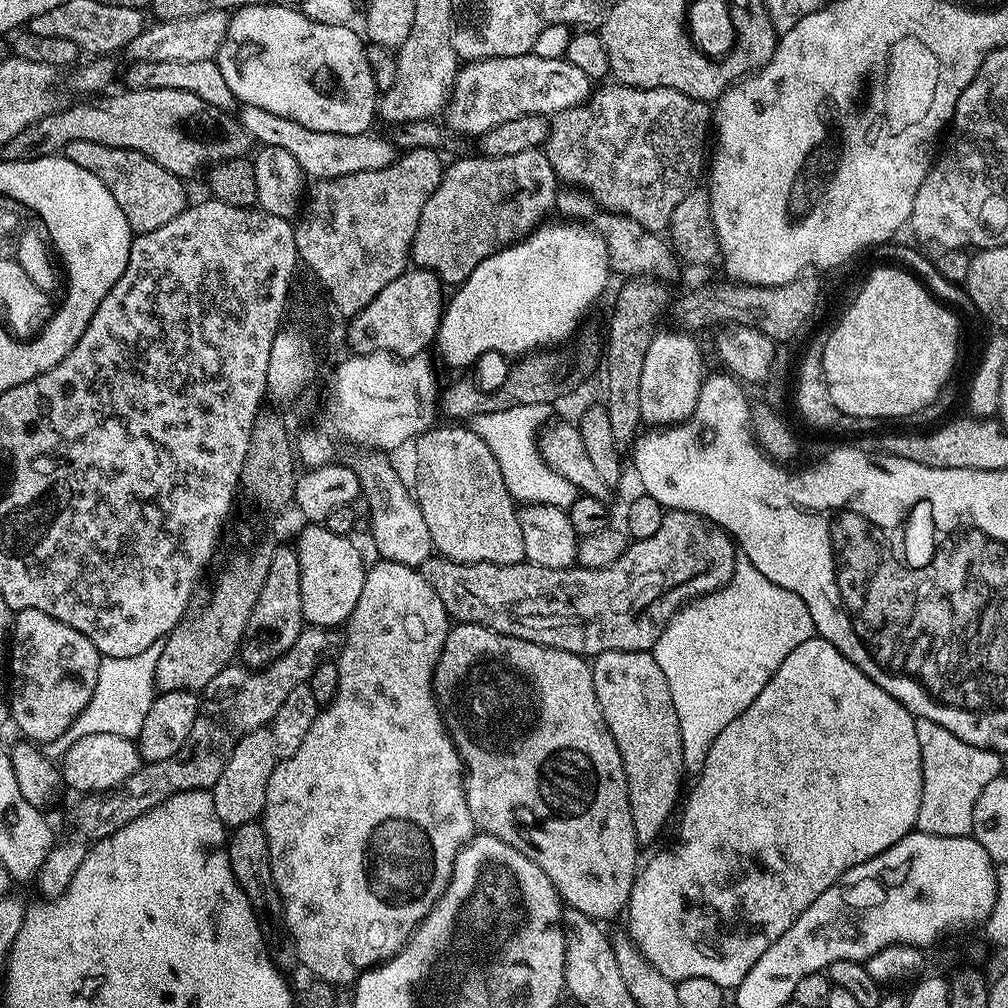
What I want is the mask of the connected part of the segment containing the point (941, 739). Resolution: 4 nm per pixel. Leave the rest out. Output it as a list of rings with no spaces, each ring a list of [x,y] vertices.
[[[917,719],[918,750],[922,750],[922,798],[918,806],[916,828],[926,834],[935,836],[972,836],[972,815],[974,802],[978,802],[978,794],[990,786],[994,777],[1001,775],[1001,753],[993,752],[990,748],[970,746],[970,742],[962,742],[950,730],[938,726],[938,722]]]

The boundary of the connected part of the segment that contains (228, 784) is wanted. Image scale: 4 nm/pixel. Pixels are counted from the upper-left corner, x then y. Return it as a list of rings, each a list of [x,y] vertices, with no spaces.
[[[263,728],[245,735],[236,744],[230,759],[227,760],[226,769],[218,778],[218,782],[212,785],[210,791],[214,798],[214,810],[218,810],[218,818],[225,829],[241,828],[247,824],[257,823],[263,817],[264,803],[266,802],[266,786],[270,782],[270,774],[278,763],[275,749],[275,740],[269,729]]]

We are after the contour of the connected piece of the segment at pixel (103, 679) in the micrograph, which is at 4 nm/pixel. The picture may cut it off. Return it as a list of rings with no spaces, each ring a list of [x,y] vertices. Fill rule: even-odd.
[[[155,642],[140,654],[128,658],[110,658],[105,655],[100,661],[98,682],[90,702],[57,740],[47,741],[43,745],[44,755],[59,758],[71,744],[78,738],[84,738],[86,734],[118,734],[129,738],[139,736],[142,718],[146,718],[154,699],[156,667],[163,649],[163,643]]]

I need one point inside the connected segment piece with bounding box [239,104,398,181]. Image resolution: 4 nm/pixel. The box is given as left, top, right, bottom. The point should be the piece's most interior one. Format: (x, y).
(323, 155)

